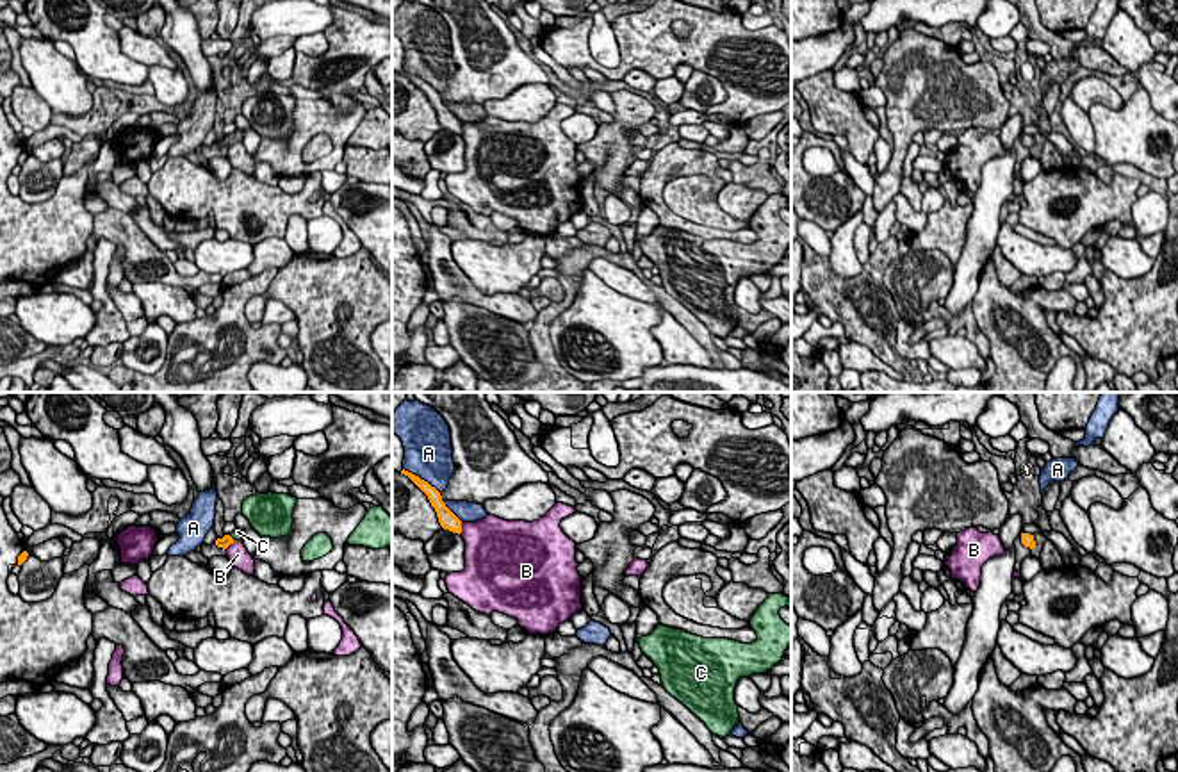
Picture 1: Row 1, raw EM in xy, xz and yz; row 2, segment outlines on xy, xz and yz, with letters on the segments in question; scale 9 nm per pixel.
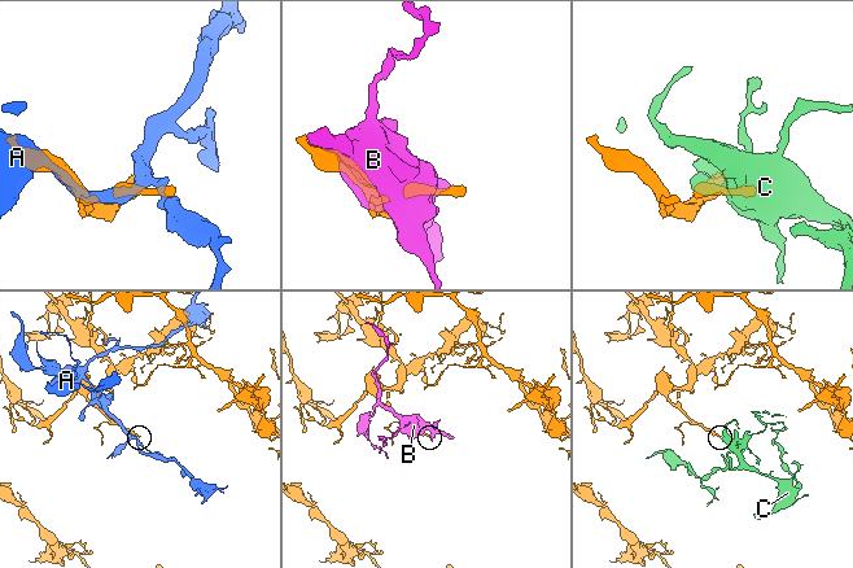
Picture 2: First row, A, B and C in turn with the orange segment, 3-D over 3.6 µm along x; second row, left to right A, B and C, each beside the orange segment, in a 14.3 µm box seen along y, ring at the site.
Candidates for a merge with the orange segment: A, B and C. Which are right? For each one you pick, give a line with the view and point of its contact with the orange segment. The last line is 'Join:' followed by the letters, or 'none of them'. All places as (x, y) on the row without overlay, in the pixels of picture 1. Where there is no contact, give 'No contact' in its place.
C: Touches orange at xy (230, 138)
Join: C

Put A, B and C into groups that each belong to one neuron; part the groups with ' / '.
A / B / C

